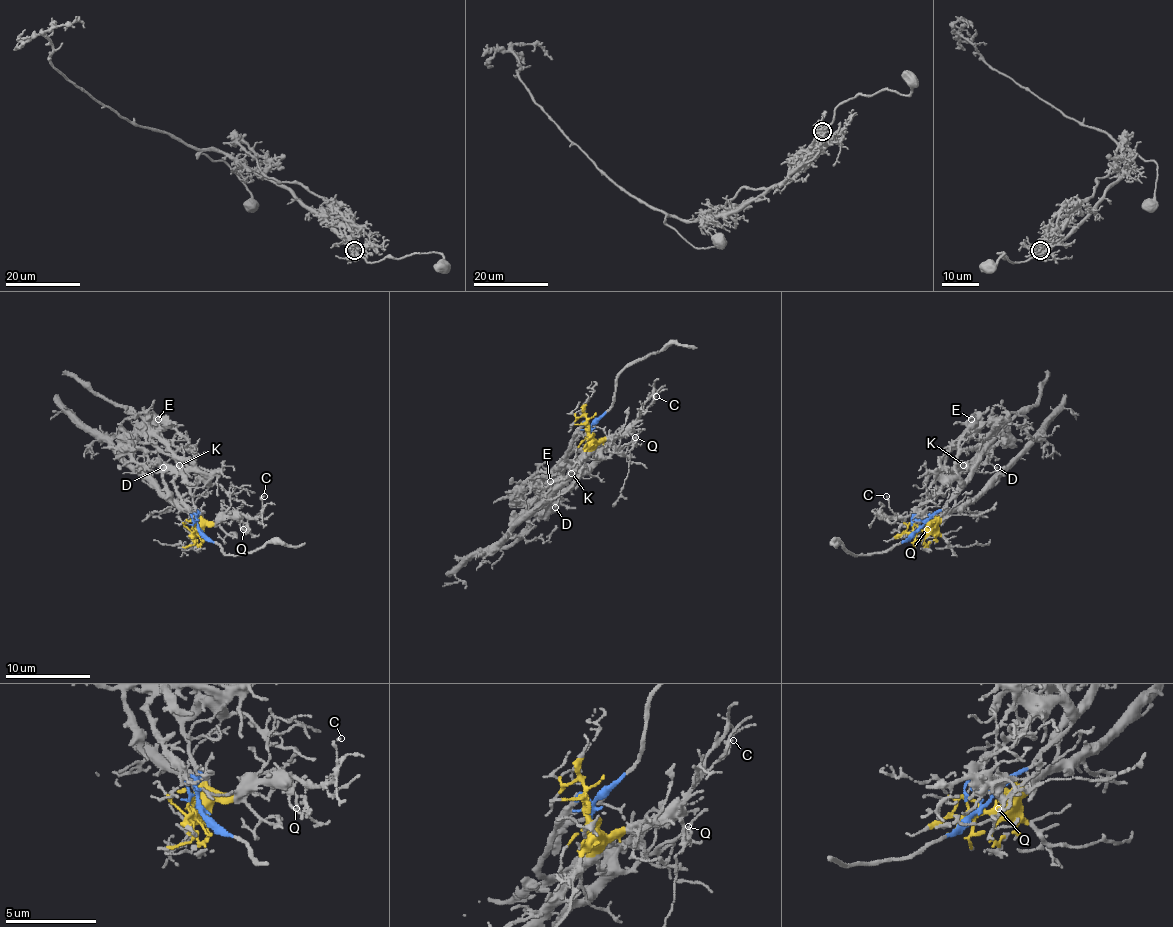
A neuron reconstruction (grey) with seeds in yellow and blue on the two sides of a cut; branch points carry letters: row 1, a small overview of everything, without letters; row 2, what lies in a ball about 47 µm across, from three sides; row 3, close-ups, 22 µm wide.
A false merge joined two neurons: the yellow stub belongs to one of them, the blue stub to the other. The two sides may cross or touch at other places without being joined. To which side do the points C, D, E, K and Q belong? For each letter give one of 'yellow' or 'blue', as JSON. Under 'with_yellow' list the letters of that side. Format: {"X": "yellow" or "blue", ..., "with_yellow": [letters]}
{"C": "yellow", "D": "blue", "E": "blue", "K": "blue", "Q": "yellow", "with_yellow": ["C", "Q"]}

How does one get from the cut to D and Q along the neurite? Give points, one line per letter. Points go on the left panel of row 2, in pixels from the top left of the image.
D: (196, 527), (198, 508), (191, 491), (181, 474), (170, 470), (166, 463), (164, 467)
Q: (196, 527), (200, 529), (204, 525), (217, 525), (225, 519), (240, 516), (242, 529)

